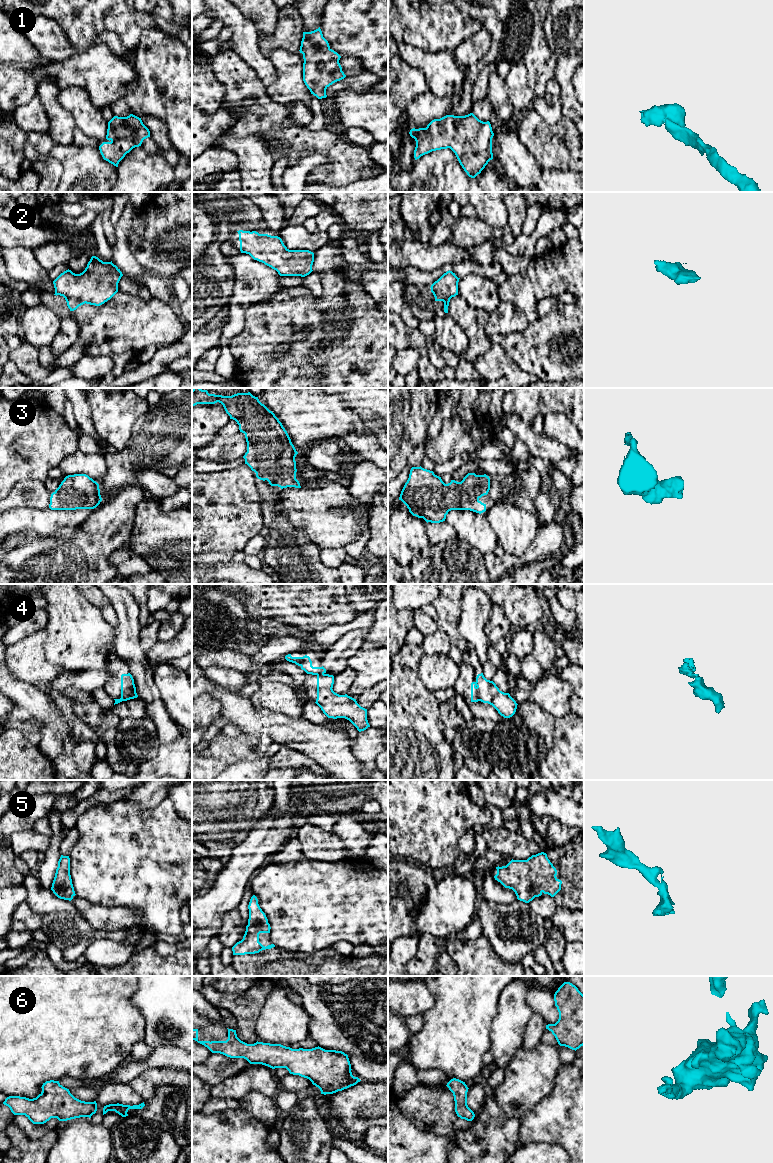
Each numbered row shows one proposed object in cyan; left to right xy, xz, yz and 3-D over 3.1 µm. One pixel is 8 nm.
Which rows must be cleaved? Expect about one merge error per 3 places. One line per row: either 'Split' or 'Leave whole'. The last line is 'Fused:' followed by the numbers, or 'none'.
1: Leave whole
2: Leave whole
3: Leave whole
4: Split
5: Leave whole
6: Leave whole
Fused: 4

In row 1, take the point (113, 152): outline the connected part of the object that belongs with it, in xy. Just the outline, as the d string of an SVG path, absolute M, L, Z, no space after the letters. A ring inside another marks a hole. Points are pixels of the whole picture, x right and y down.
M130 114L127 117L114 116L108 122L106 139L99 146L104 160L118 167L119 162L133 148L141 146L144 139L150 137L149 129L141 118Z

